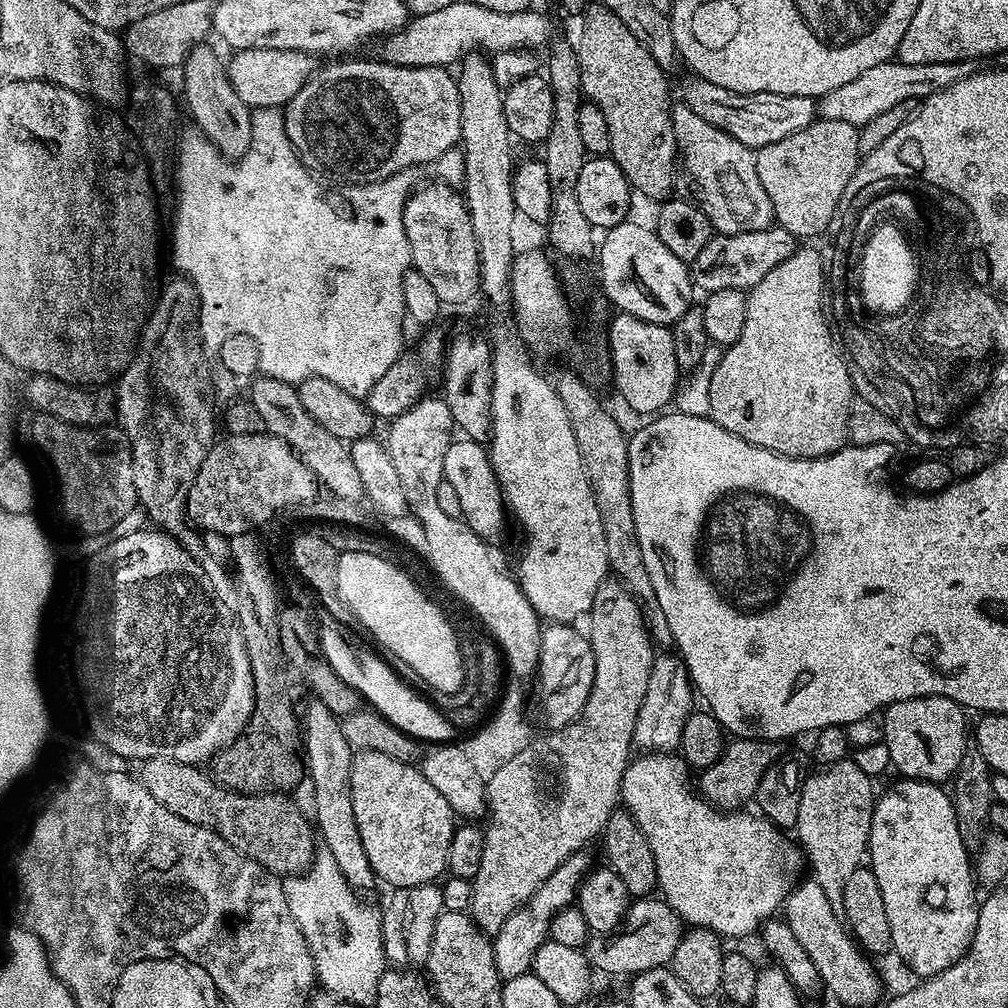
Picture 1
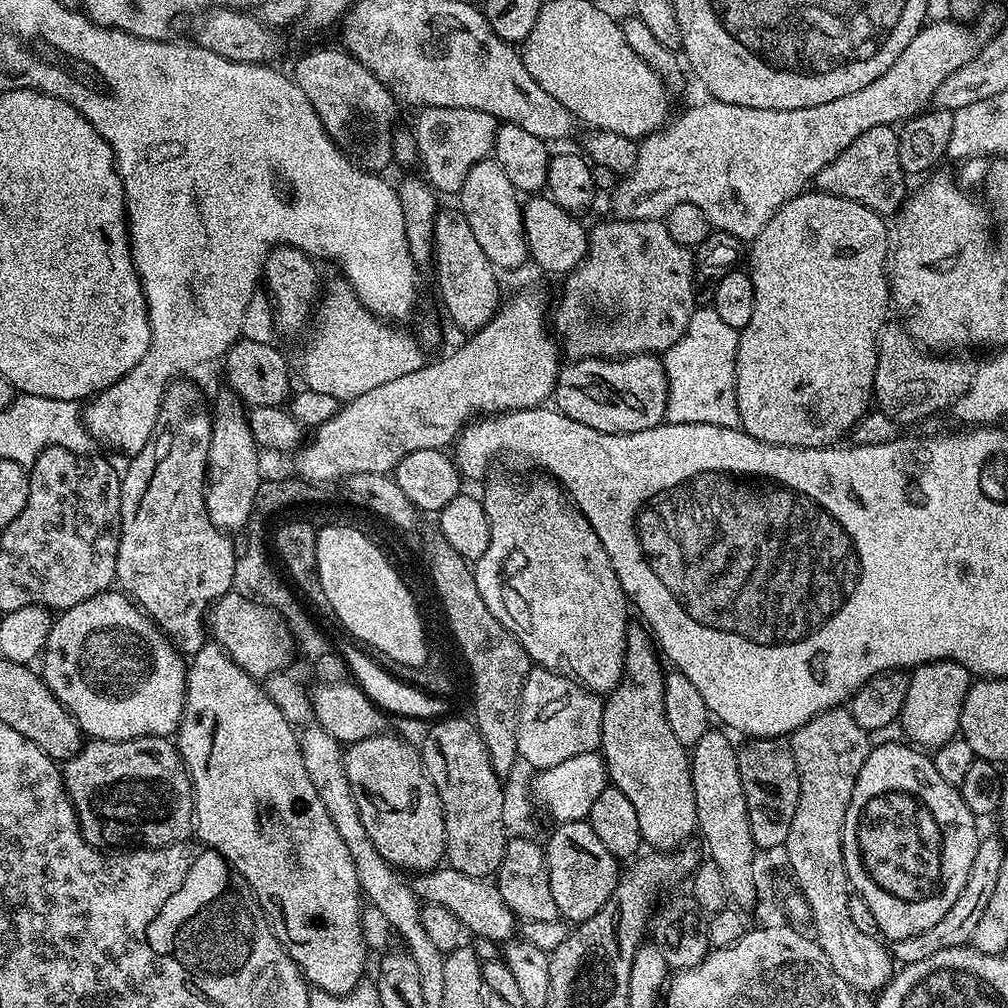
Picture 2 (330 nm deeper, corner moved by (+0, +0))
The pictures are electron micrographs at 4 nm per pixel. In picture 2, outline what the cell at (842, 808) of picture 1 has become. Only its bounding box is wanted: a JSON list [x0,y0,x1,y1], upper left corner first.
[783,706,894,993]

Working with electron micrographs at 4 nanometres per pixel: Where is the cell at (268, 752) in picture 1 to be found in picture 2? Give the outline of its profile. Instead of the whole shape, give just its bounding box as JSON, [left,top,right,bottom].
[62,736,194,848]

